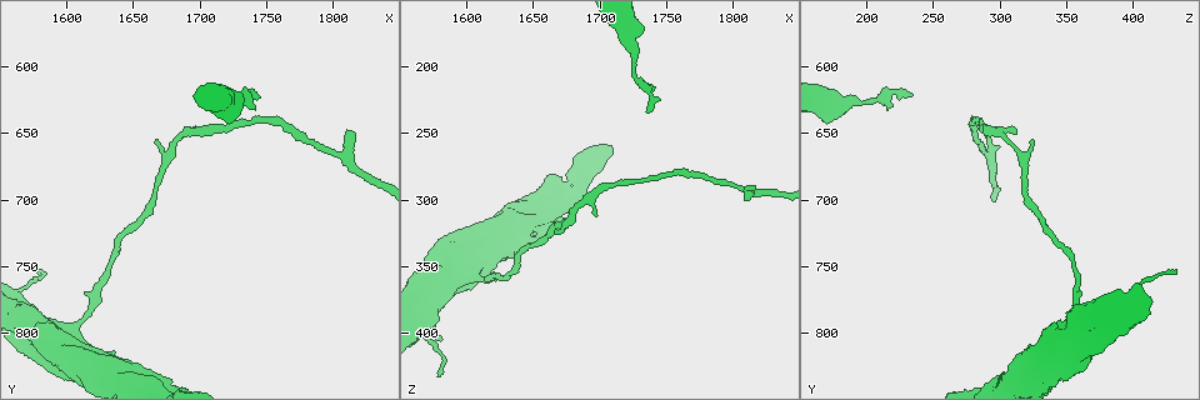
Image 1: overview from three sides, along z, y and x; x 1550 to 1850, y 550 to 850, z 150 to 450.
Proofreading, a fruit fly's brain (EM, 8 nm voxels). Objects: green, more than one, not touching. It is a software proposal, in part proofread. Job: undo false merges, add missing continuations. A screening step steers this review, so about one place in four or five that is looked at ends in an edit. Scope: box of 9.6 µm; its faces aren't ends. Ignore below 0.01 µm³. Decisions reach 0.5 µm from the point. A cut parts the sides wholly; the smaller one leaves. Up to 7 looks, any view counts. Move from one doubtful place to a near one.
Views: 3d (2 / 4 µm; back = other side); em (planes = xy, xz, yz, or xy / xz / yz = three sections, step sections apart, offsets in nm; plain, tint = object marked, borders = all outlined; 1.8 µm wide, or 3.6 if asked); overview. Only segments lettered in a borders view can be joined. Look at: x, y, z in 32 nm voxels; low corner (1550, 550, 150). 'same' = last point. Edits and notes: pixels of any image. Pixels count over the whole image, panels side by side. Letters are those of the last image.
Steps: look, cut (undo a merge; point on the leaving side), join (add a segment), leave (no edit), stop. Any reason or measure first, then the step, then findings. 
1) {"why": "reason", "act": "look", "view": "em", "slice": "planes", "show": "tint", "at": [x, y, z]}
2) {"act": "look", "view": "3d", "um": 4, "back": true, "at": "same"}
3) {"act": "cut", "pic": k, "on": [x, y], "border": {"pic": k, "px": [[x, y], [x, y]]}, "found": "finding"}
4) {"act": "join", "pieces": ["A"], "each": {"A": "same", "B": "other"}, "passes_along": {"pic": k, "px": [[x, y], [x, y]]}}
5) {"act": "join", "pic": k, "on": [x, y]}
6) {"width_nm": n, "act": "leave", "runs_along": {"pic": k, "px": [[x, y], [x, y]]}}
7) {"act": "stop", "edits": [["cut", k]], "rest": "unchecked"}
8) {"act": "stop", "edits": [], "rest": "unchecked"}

{"why": "an open end", "act": "look", "view": "3d", "um": 4, "back": true, "at": [1734, 620, 236]}

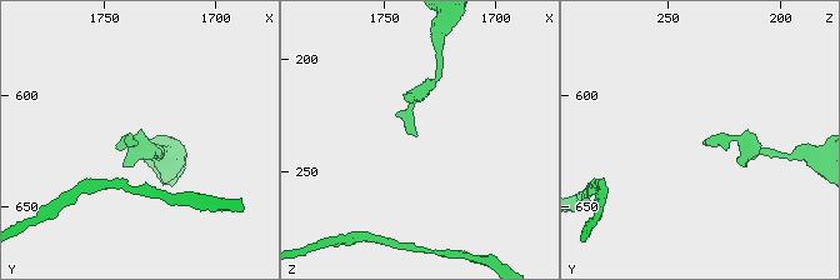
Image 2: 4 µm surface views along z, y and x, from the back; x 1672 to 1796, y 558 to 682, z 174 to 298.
{"act": "look", "view": "em", "slice": "yz", "step": 8, "show": "plain", "at": [1735, 621, 235]}

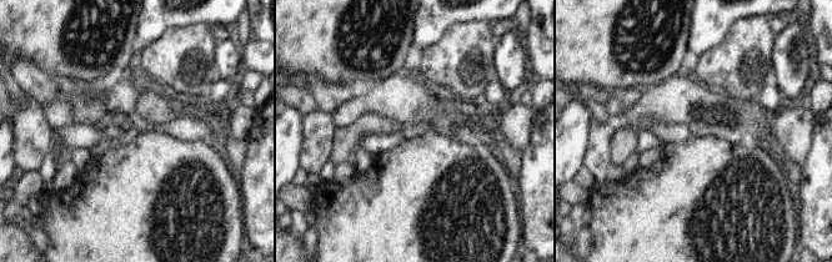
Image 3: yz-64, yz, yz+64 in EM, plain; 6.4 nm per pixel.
{"why": "see the neighbours", "act": "look", "view": "em", "slice": "yz", "step": 8, "show": "borders", "at": "same"}

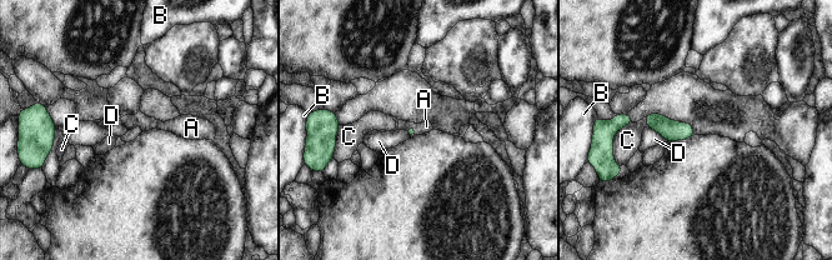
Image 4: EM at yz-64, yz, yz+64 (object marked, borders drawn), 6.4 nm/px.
{"act": "join", "pieces": ["A"], "each": {"A": "same", "B": "other", "C": "other", "D": "other"}, "passes_along": {"pic": 4, "px": [[411, 131], [411, 126], [426, 126]]}, "found": "it goes on there"}

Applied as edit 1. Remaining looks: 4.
{"why": "see it whole again", "act": "look", "view": "overview"}

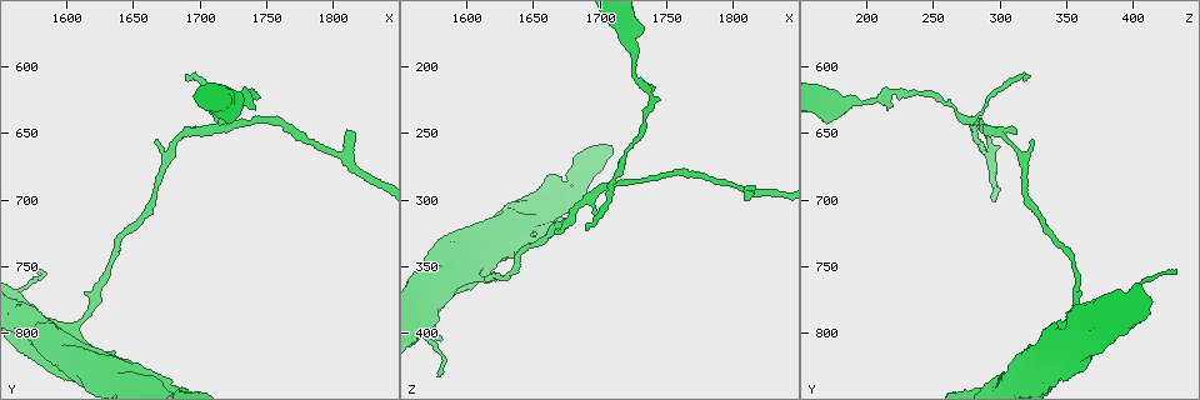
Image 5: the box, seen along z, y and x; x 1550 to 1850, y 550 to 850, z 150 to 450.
{"why": "sudden change in width", "act": "look", "view": "em", "slice": "planes", "show": "borders", "at": [1724, 628, 174]}

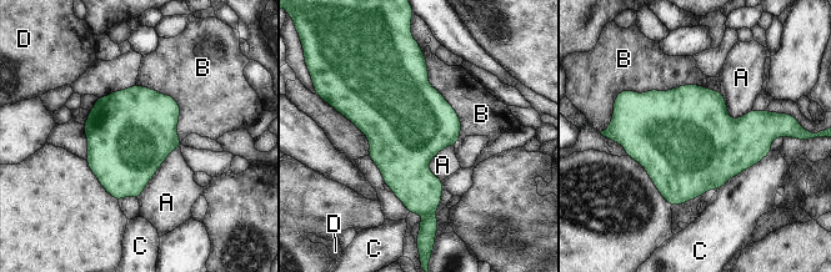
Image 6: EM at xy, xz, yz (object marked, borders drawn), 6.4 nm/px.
{"act": "leave", "each": {"A": "other", "B": "other", "C": "other", "D": "other"}, "border": {"pic": 6, "px": [[179, 147], [171, 151], [138, 199]]}, "found": "continuous, no second neuron"}

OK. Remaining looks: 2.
{"why": "narrows sharply", "act": "look", "view": "em", "slice": "planes", "show": "borders", "at": [1680, 658, 310]}

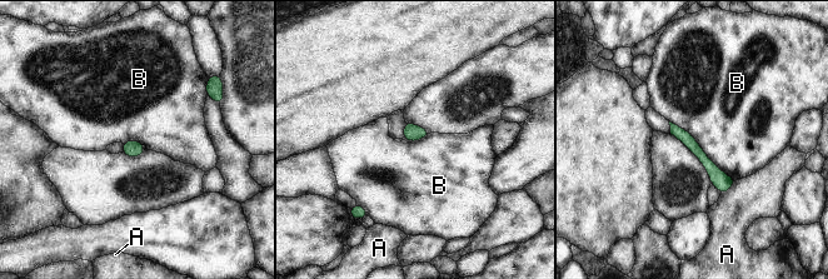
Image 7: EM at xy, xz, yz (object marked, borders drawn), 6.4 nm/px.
{"width_nm": 80, "longest_contact_nm": ["B", 550], "act": "leave", "each": {"A": "other", "B": "other"}, "found": "continuous, no second neuron"}

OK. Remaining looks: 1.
{"act": "stop", "edits": [["join", 4]], "rest": "unchecked"}

